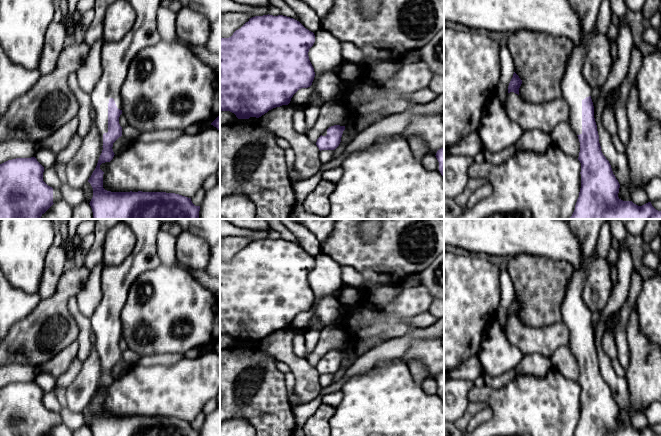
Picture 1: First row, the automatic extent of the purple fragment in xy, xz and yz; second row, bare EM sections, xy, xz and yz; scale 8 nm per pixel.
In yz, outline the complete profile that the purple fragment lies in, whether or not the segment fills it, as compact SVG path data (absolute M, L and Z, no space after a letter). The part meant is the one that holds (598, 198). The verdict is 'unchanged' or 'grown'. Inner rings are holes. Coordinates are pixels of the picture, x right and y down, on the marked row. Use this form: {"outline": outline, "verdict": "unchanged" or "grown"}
{"outline": "M577 43L568 58L562 80L562 97L570 108L569 125L580 142L581 188L569 219L661 219L651 202L642 206L618 197L620 184L601 151L592 89L582 75L586 48Z", "verdict": "grown"}

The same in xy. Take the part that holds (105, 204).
{"outline": "M126 0L136 13L136 20L130 31L119 41L104 41L101 52L102 75L90 94L92 108L95 111L97 126L103 150L97 166L88 182L93 188L90 206L93 219L199 219L200 206L195 206L191 198L166 192L111 192L103 188L103 174L100 165L110 162L114 157L113 143L122 136L119 117L122 114L121 87L124 83L128 67L134 56L144 48L161 41L157 28L157 11L161 0Z", "verdict": "grown"}

